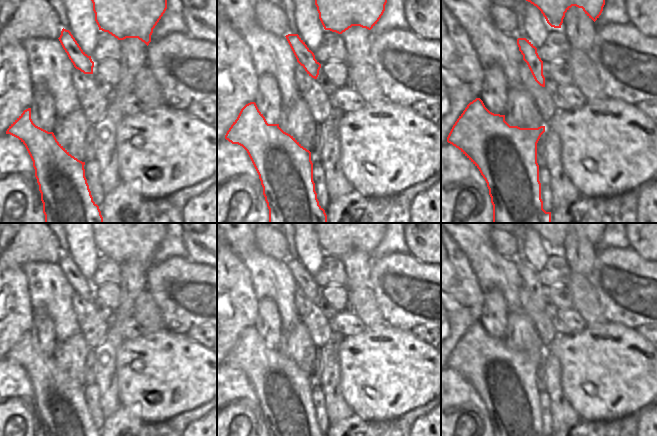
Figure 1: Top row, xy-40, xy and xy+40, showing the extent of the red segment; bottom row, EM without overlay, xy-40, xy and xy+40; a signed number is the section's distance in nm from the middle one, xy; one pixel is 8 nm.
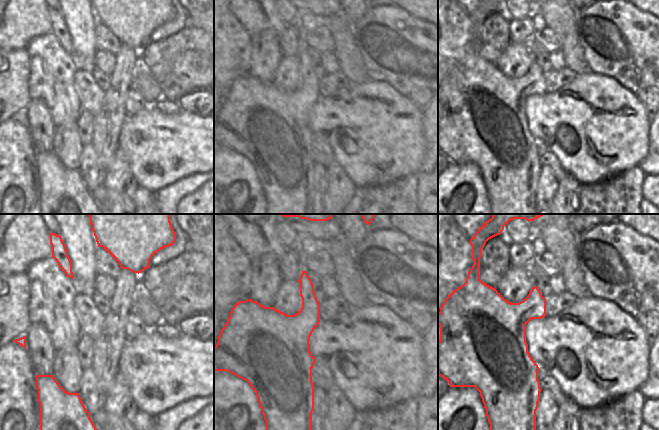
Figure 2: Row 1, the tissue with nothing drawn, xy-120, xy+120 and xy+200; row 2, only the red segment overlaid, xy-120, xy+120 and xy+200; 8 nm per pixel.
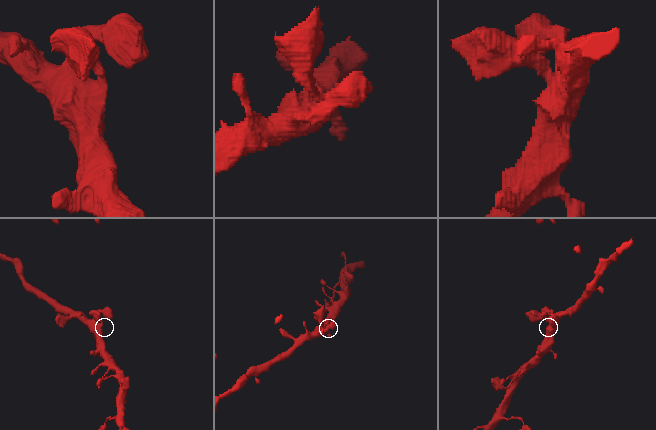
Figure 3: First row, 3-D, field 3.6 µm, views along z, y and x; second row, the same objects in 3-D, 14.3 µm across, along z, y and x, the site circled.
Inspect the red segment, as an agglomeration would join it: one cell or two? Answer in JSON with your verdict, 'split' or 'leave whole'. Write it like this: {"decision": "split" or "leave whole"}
{"decision": "leave whole"}

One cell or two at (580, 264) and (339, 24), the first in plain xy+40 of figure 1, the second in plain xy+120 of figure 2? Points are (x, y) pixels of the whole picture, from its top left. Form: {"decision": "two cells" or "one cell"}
{"decision": "two cells"}

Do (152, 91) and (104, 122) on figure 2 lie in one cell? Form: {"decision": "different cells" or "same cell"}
{"decision": "different cells"}

